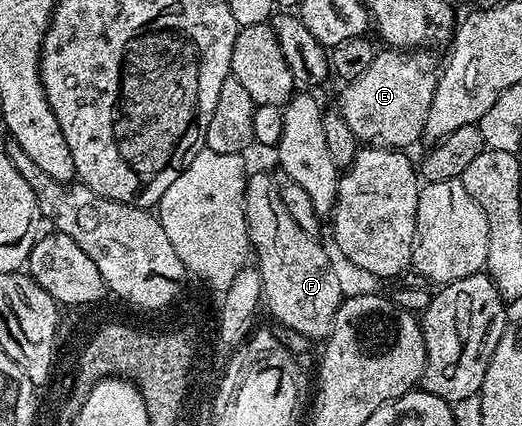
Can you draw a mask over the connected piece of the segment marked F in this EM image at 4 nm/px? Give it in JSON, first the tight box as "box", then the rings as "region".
{"box":[244,172,342,338],"region":[[[253,172],[248,178],[248,193],[244,197],[251,248],[260,256],[258,268],[264,284],[266,309],[282,324],[304,337],[327,338],[342,300],[340,277],[328,258],[328,253],[311,233],[302,231],[282,204],[278,187],[266,172]]]}

